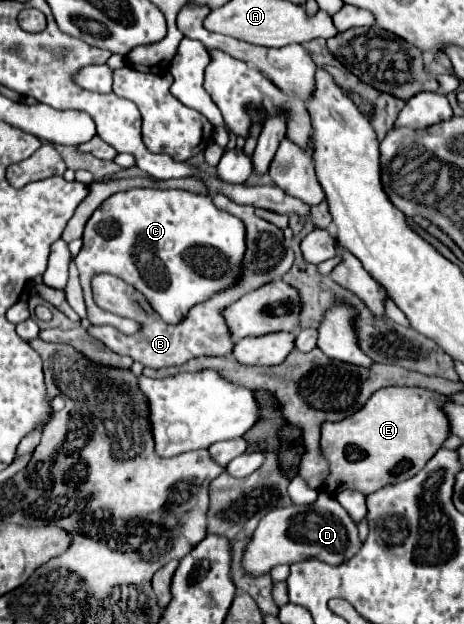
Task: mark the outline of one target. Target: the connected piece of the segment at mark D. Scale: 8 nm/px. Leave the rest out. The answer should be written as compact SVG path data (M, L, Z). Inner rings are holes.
M320 491L318 501L312 505L290 505L264 515L254 529L250 543L246 543L244 555L250 555L250 577L262 577L276 565L292 565L310 557L336 565L344 559L350 559L360 549L360 545L362 543L358 539L358 529L348 517L346 509L334 495Z

